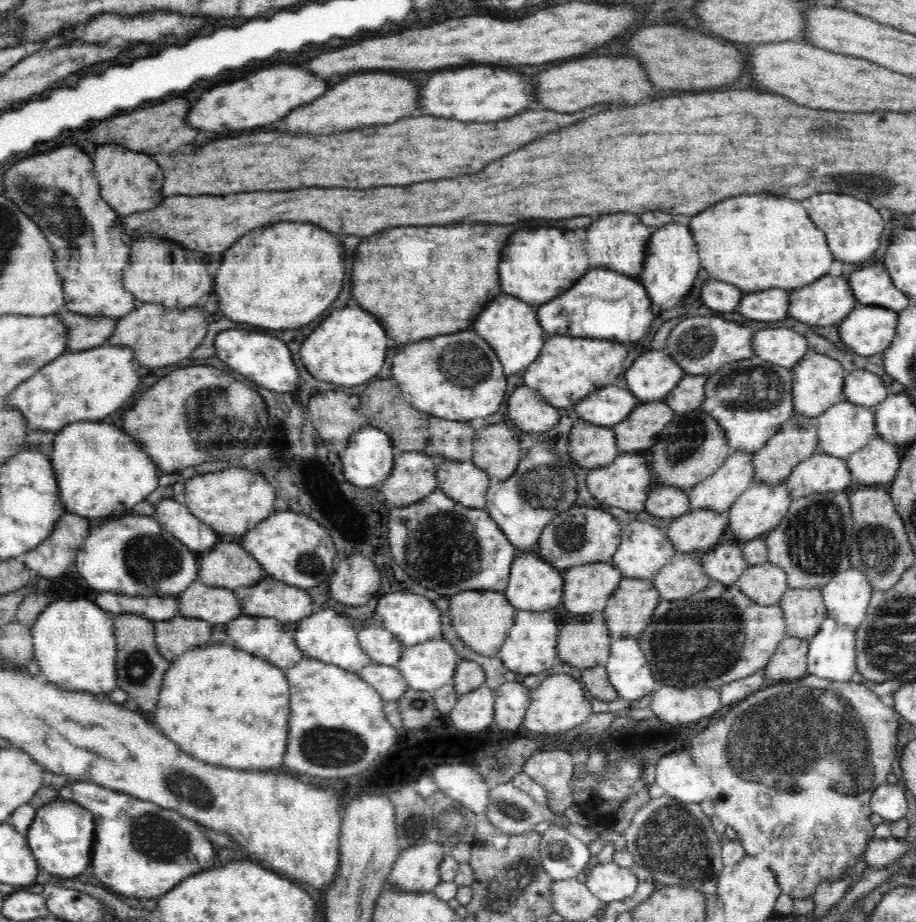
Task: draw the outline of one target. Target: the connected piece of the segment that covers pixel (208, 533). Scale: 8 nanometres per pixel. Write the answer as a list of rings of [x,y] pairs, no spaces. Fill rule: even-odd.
[[[162,500],[156,506],[156,519],[166,532],[173,534],[194,553],[208,552],[220,542],[212,527],[198,520],[186,504],[175,500]]]

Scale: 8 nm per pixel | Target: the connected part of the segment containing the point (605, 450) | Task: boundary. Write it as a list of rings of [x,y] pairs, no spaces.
[[[578,420],[573,424],[569,438],[569,455],[574,467],[595,469],[612,464],[619,455],[613,427],[605,427]]]

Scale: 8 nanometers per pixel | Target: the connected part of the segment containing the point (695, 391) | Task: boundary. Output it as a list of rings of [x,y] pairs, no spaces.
[[[686,374],[663,401],[675,413],[685,413],[701,408],[705,400],[706,382],[705,375]]]

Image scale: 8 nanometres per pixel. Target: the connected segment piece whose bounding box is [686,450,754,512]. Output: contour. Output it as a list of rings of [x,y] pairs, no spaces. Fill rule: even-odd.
[[[737,450],[707,479],[686,491],[690,511],[728,510],[754,481],[752,453]]]

